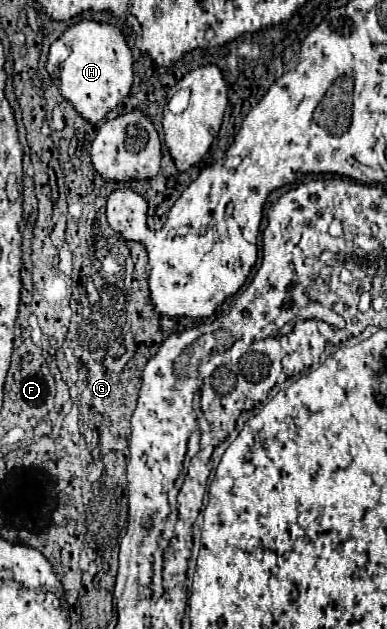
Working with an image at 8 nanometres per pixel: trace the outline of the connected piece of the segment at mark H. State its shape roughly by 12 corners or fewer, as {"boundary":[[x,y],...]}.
{"boundary":[[81,20],[45,70],[89,124],[129,94],[133,56],[111,24]]}

